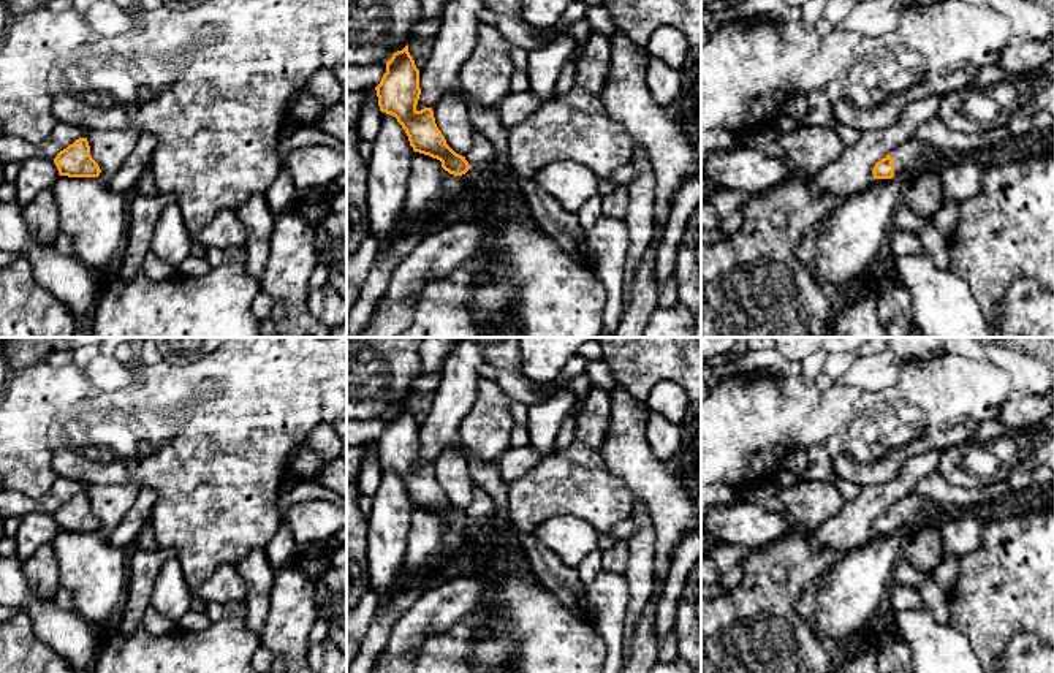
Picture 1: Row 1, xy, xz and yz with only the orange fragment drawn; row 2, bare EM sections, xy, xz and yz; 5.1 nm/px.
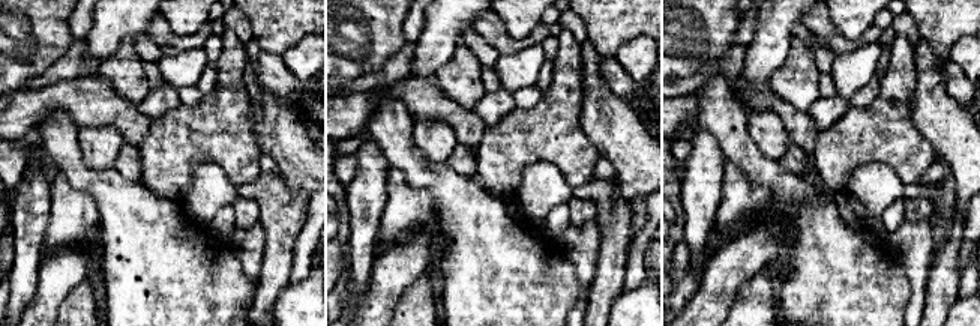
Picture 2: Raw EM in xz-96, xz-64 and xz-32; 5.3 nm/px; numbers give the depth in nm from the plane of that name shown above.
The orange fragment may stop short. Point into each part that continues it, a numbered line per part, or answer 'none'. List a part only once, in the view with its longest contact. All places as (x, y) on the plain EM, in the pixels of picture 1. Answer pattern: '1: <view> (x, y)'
1: yz (907, 507)

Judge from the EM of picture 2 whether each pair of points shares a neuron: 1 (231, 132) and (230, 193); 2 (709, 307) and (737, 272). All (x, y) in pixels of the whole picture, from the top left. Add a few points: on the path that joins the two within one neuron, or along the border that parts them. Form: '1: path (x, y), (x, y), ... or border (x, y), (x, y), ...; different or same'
1: border (198, 166), (216, 164), (237, 188); different
2: path (713, 298), (728, 281); same

